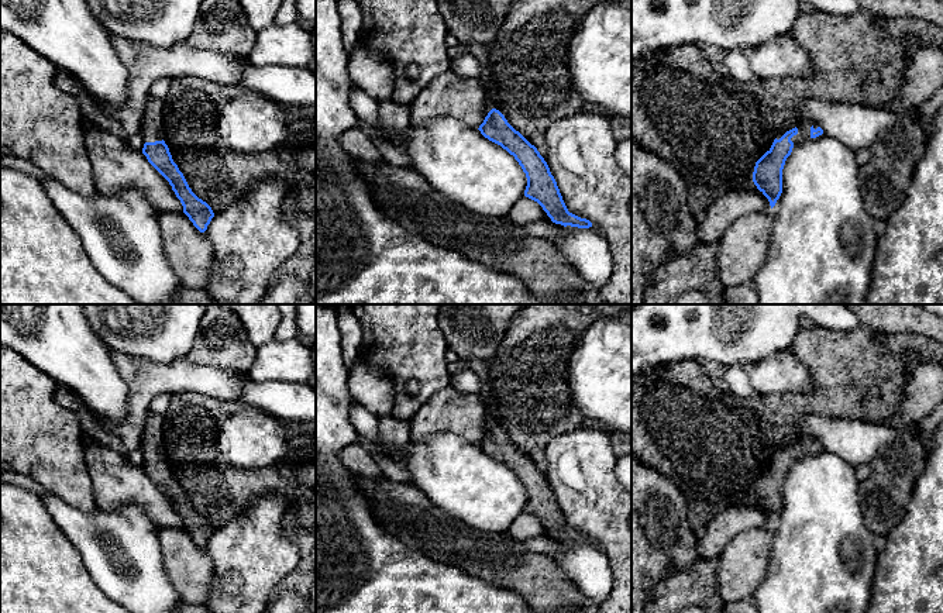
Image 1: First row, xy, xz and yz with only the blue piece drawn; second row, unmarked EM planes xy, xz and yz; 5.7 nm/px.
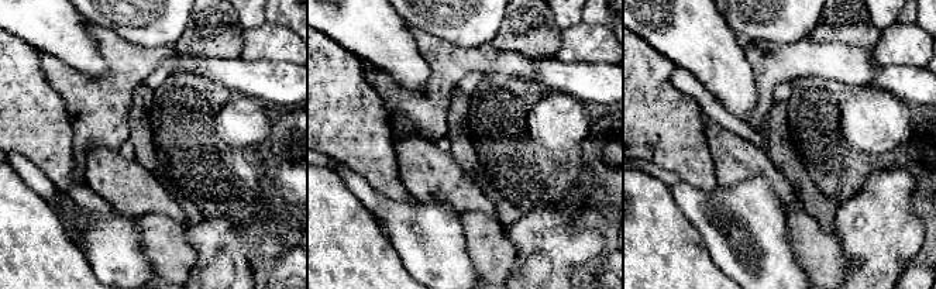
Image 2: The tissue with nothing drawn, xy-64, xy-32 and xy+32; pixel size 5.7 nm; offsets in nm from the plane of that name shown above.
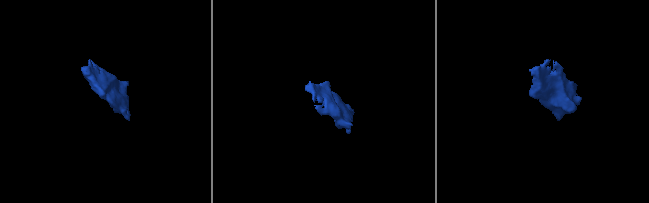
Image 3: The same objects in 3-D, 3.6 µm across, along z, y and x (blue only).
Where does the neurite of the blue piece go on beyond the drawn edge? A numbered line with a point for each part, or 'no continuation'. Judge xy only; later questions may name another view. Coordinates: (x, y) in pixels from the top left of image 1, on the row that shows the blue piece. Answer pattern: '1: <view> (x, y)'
1: xy (151, 124)

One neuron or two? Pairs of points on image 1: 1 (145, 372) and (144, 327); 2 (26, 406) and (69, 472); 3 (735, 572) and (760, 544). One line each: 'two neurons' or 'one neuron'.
1: two neurons
2: one neuron
3: one neuron

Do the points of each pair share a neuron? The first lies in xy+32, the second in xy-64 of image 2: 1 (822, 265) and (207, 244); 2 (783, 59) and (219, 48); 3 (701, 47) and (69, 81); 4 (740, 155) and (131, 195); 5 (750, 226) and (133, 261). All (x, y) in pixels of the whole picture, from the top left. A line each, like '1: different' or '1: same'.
1: different
2: different
3: different
4: same
5: same

